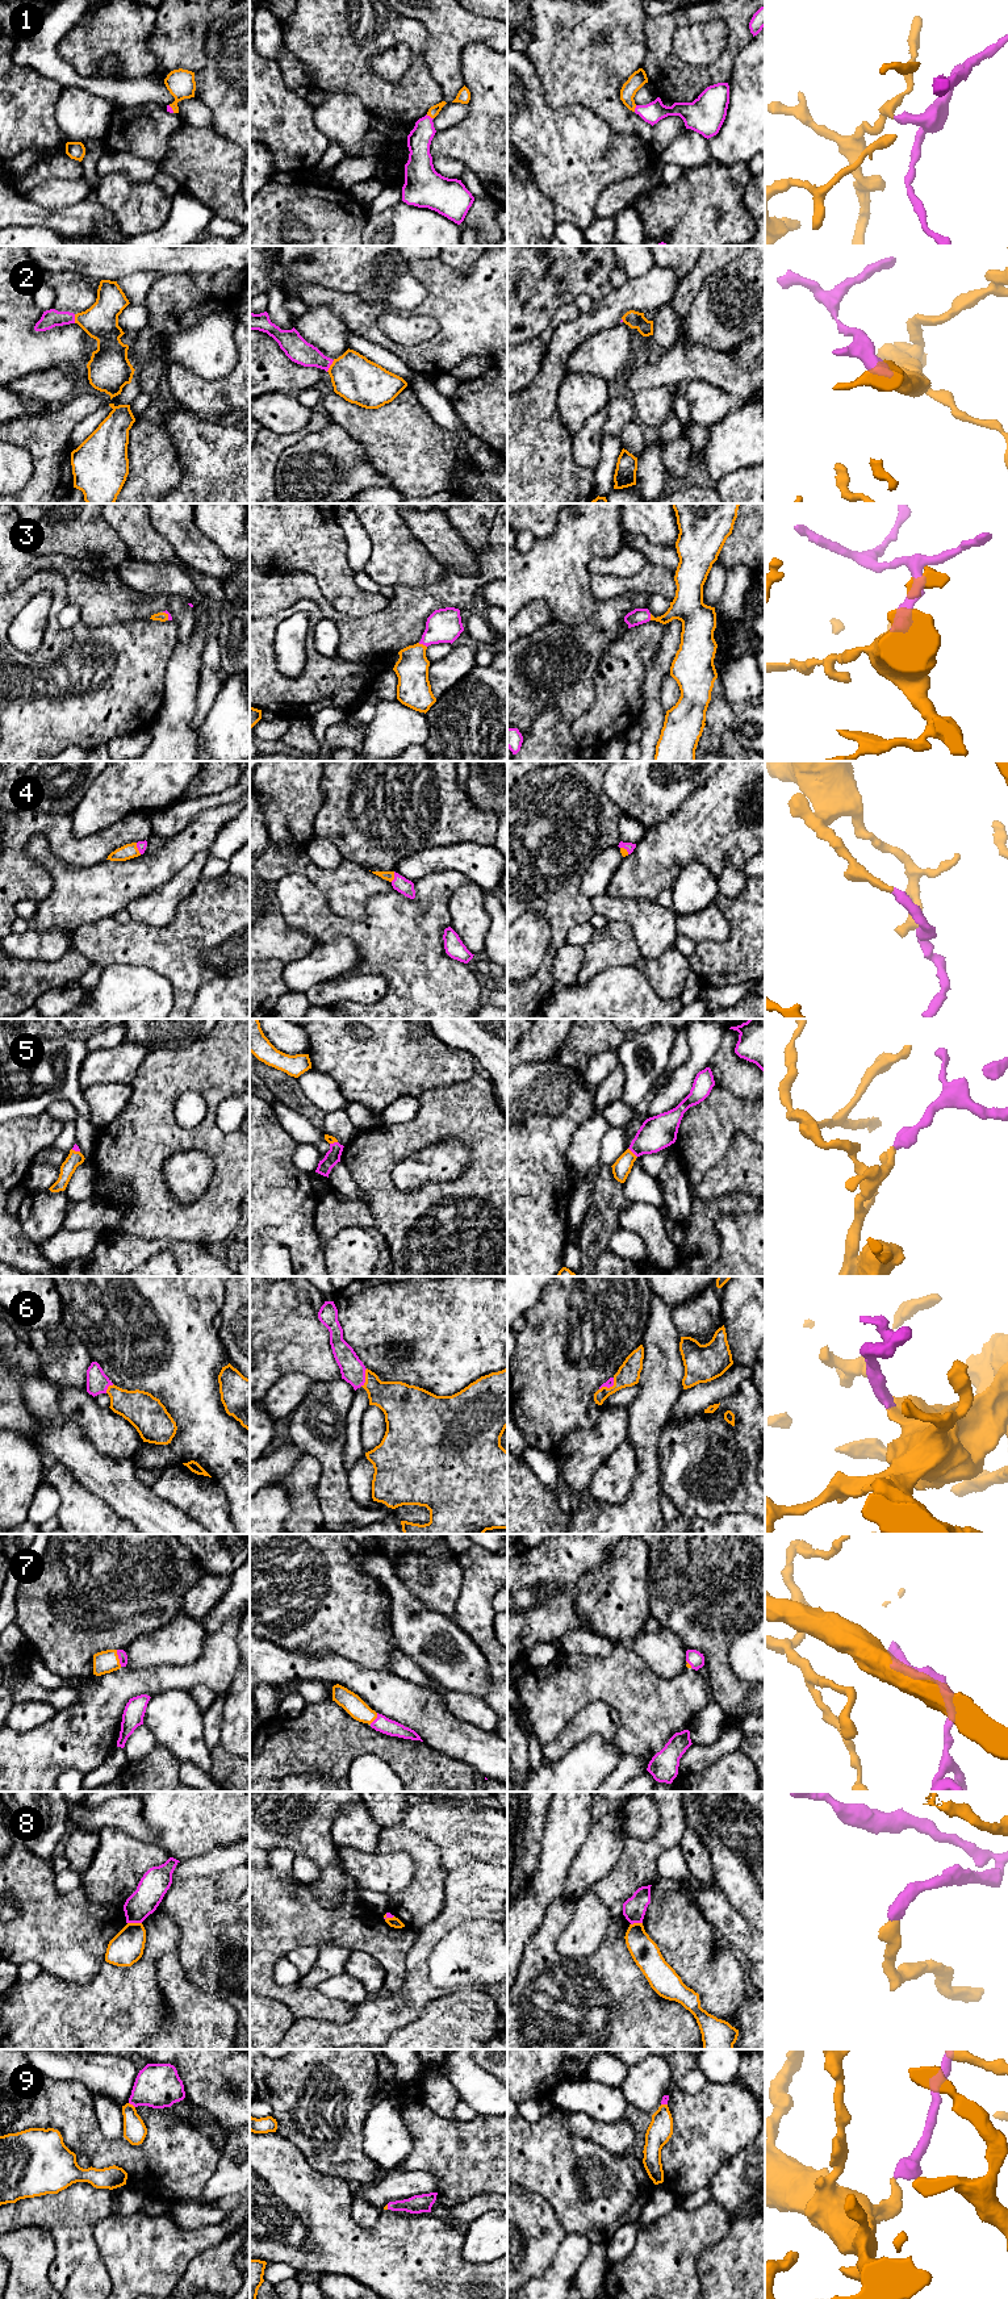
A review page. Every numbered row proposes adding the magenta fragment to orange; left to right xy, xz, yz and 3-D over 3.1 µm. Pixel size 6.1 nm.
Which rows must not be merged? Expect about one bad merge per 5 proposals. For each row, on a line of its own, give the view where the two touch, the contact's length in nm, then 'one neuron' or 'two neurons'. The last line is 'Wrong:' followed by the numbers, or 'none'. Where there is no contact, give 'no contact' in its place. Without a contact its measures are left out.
1: contact in xz; length 50 nm; one neuron
2: contact in xz; length 90 nm; one neuron
3: contact in xz; length 60 nm; one neuron
4: contact in xy; length 80 nm; one neuron
5: contact in yz; length 80 nm; one neuron
6: contact in xz; length 120 nm; one neuron
7: contact in xy; length 110 nm; one neuron
8: contact in xy; length 90 nm; two neurons
9: contact in xy; length 50 nm; one neuron
Wrong: 8

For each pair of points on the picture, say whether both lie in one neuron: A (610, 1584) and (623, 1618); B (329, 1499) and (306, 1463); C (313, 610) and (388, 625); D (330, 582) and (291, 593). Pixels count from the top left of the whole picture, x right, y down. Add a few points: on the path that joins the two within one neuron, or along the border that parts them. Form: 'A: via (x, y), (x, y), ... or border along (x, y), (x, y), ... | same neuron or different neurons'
A: via (614, 1592), (618, 1610) | same neuron
B: border along (306, 1451), (321, 1466), (317, 1500), (322, 1510) | different neurons
C: border along (322, 611), (325, 617) | different neurons
D: border along (316, 581), (323, 596) | different neurons

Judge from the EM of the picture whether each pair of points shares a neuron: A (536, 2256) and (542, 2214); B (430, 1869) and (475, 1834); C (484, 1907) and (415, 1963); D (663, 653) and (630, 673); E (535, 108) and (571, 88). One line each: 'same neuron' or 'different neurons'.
A: same neuron
B: different neurons
C: same neuron
D: different neurons
E: different neurons

